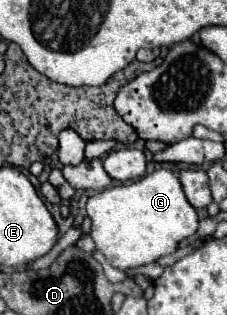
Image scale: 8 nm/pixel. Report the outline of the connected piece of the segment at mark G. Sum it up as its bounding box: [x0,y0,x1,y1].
[86,168,198,271]

